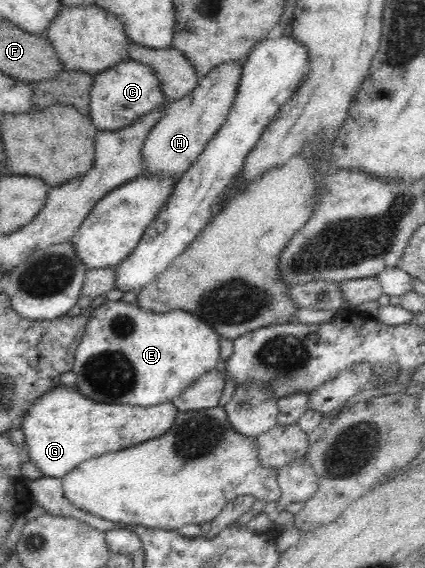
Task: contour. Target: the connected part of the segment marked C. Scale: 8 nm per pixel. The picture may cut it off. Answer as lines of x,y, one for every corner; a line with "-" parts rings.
130,58
93,75
89,118
98,131
120,130
158,110
166,100
154,71
149,66

